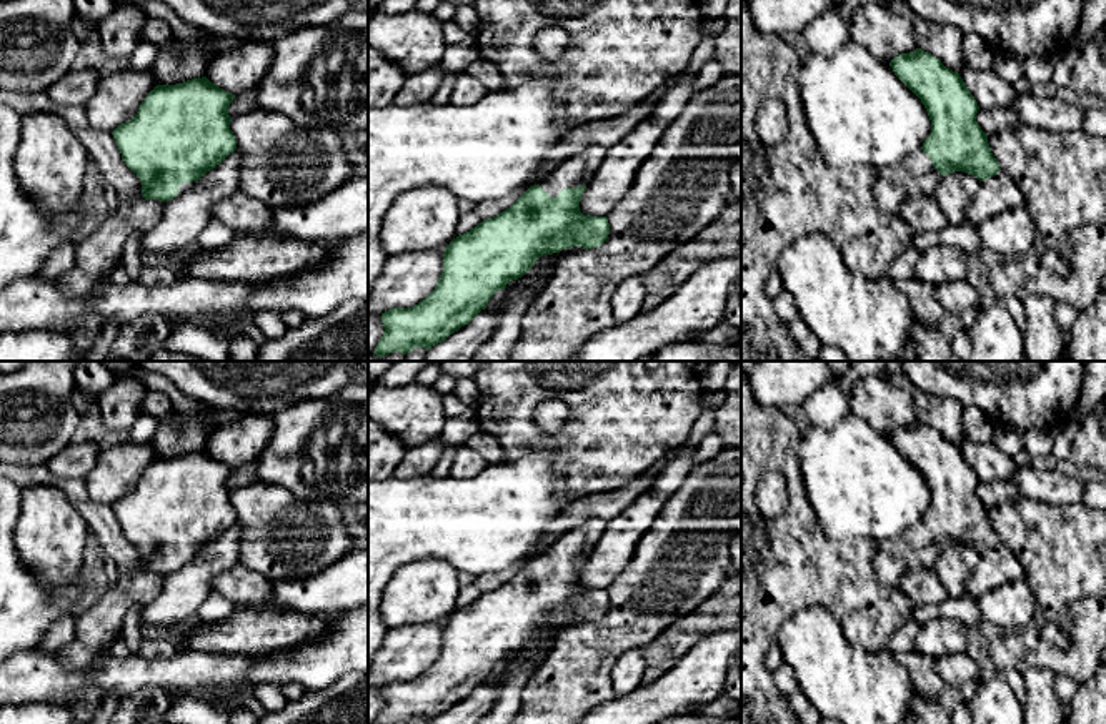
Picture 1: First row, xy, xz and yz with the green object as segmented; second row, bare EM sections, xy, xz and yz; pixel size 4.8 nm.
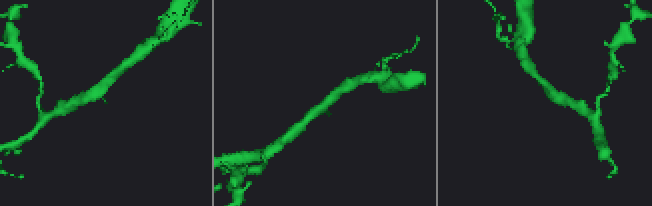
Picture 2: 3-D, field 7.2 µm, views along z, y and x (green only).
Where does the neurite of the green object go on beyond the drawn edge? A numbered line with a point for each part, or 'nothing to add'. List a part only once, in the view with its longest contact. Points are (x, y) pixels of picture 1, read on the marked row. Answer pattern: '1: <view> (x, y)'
1: xz (577, 170)

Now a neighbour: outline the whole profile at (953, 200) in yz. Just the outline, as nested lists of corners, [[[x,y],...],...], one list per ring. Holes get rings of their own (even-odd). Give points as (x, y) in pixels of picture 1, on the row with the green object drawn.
[[[964,171],[948,173],[934,190],[939,208],[951,225],[968,225],[968,201],[981,181]]]

